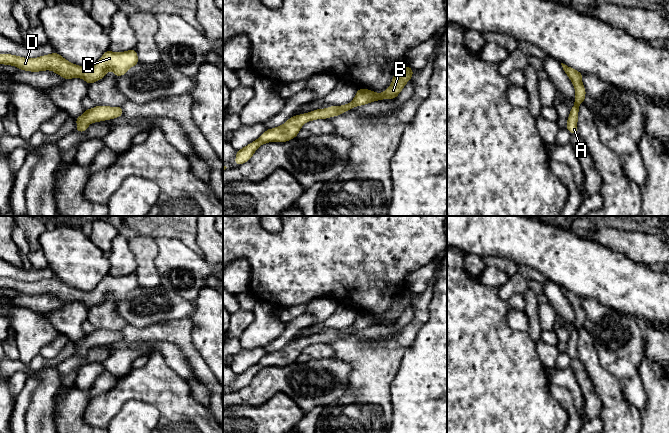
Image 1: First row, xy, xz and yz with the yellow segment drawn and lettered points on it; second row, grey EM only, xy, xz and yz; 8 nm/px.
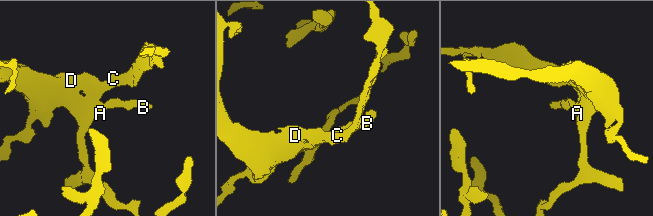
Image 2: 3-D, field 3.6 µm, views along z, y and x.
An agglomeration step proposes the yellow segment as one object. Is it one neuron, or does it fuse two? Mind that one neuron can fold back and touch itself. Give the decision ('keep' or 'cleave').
keep

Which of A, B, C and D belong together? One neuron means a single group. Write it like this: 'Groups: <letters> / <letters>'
Groups: A B C D

